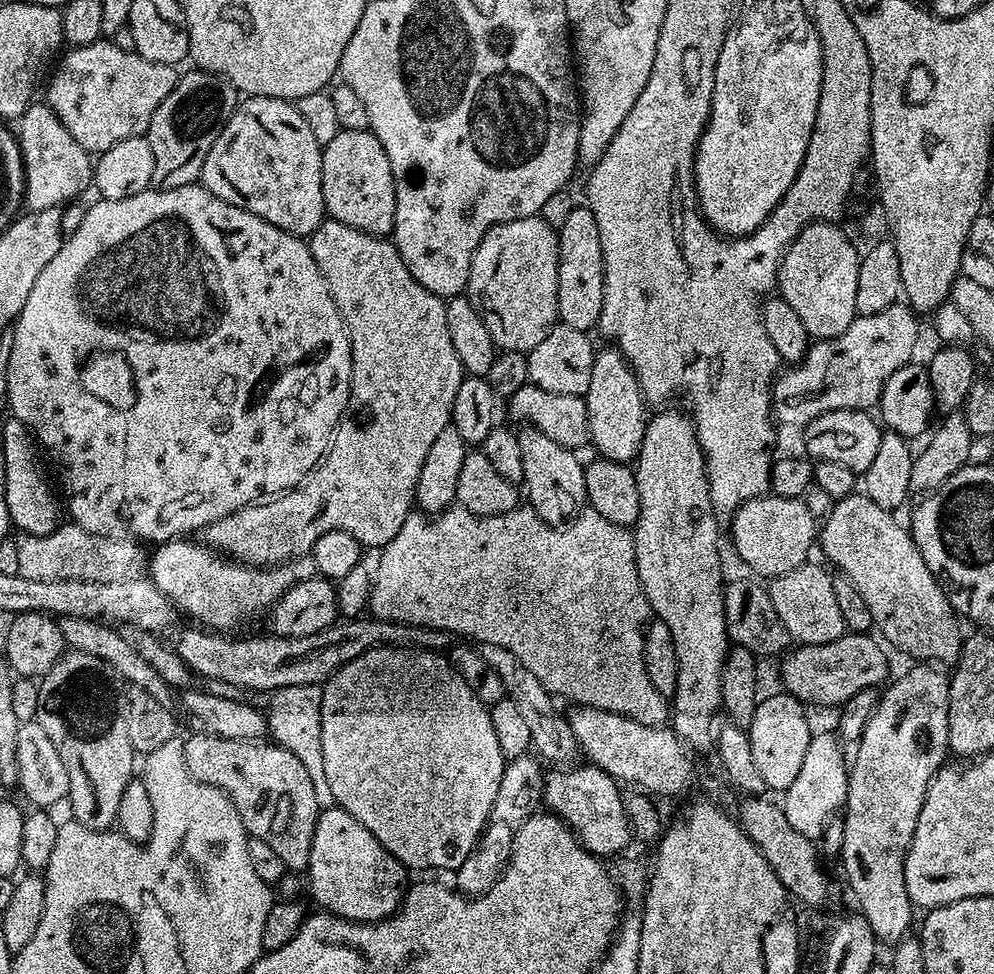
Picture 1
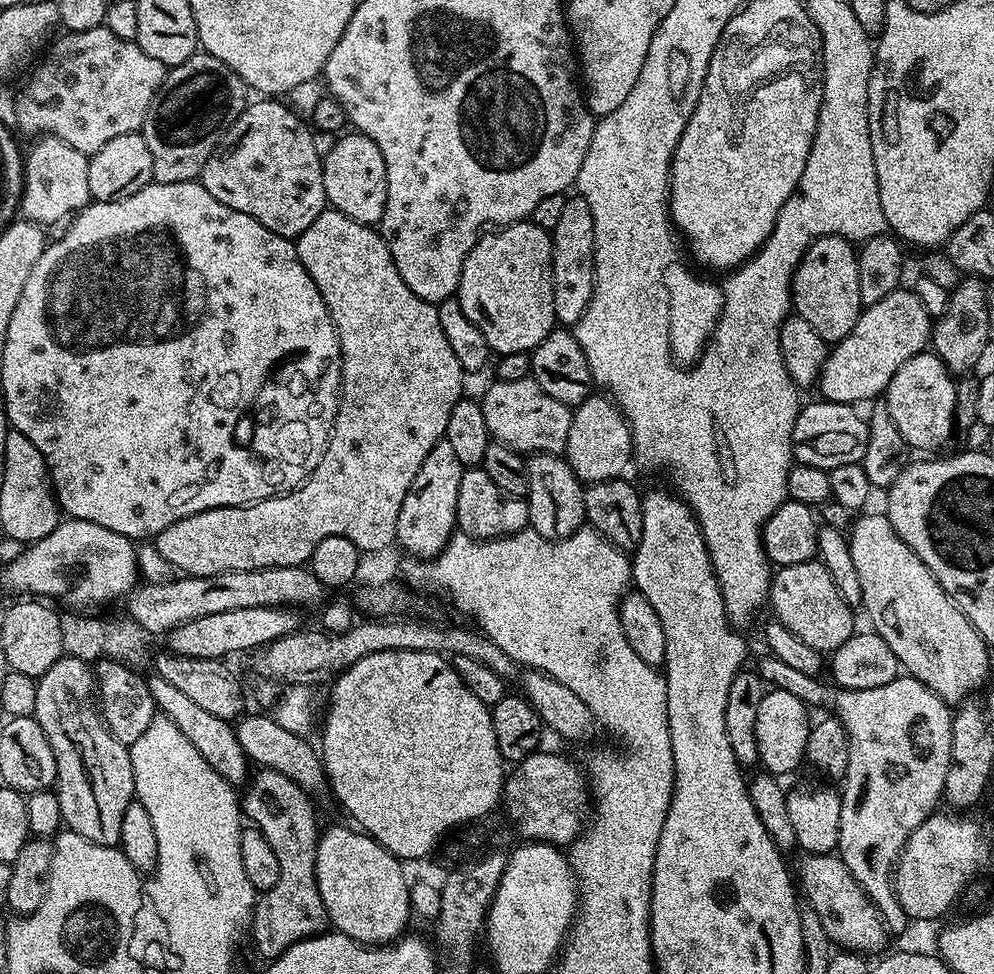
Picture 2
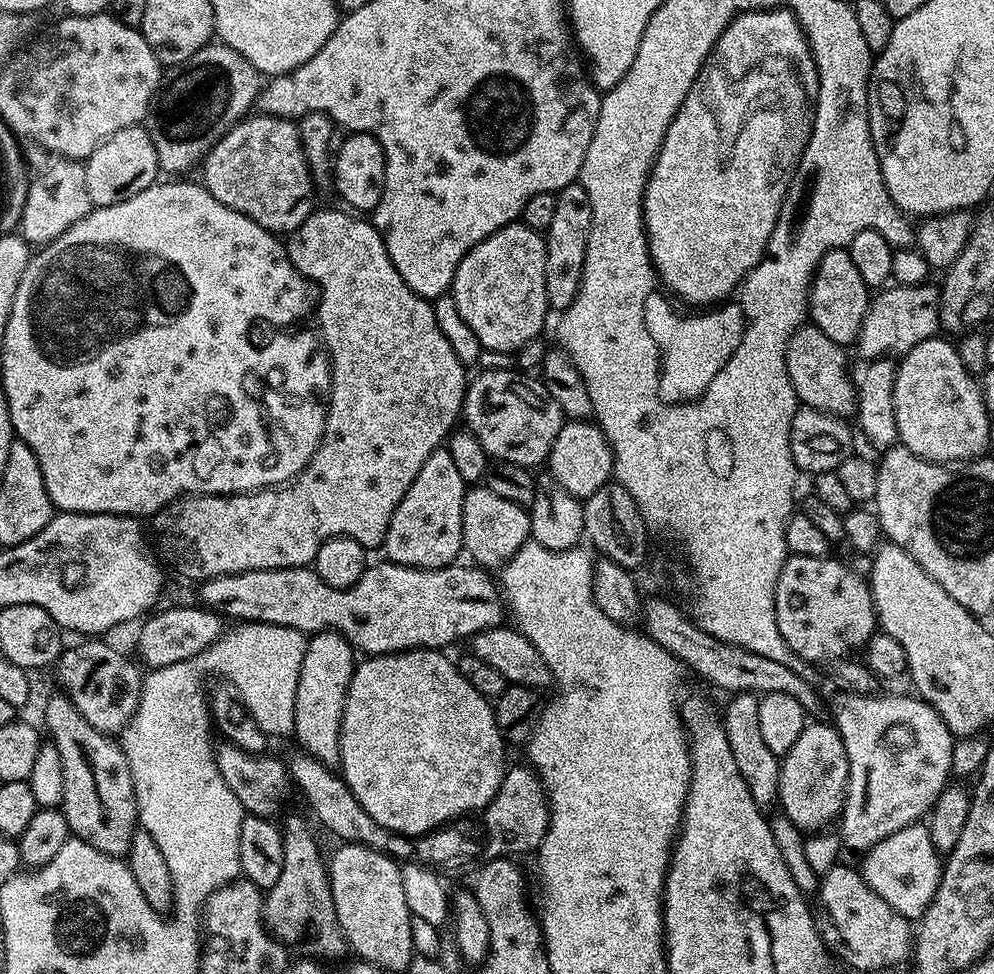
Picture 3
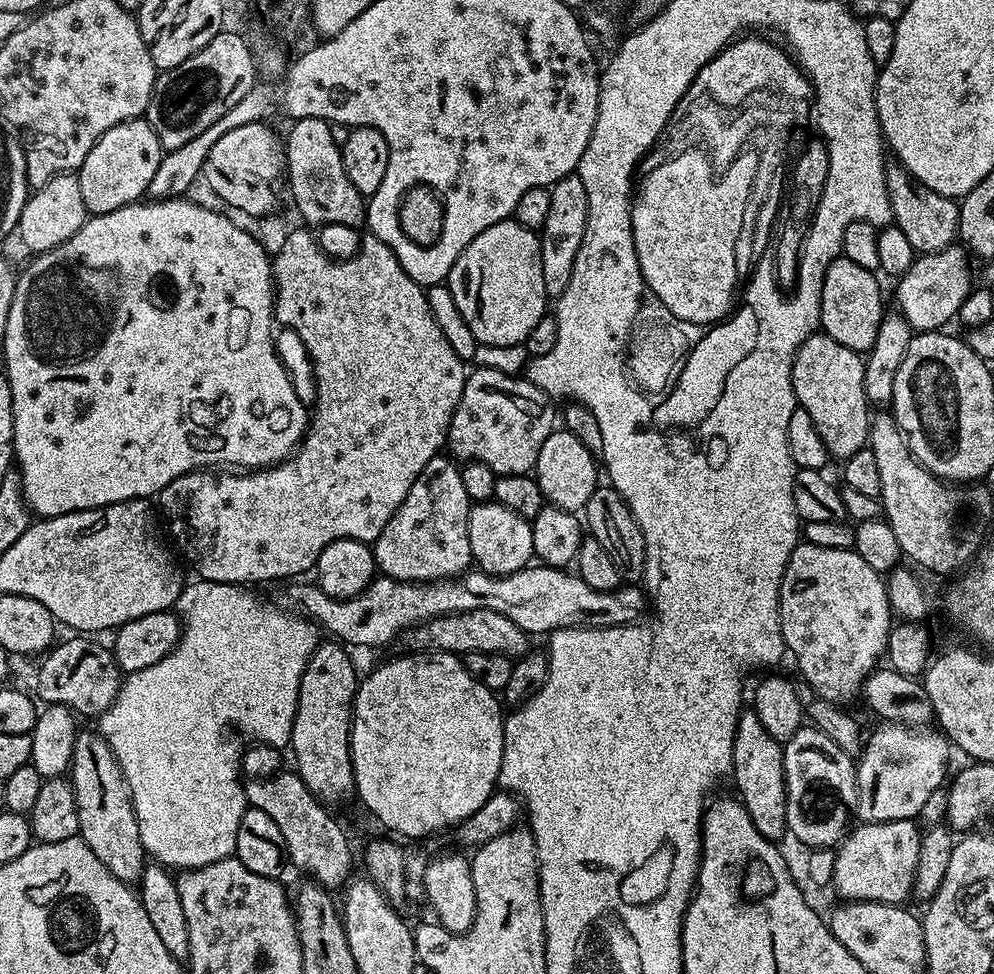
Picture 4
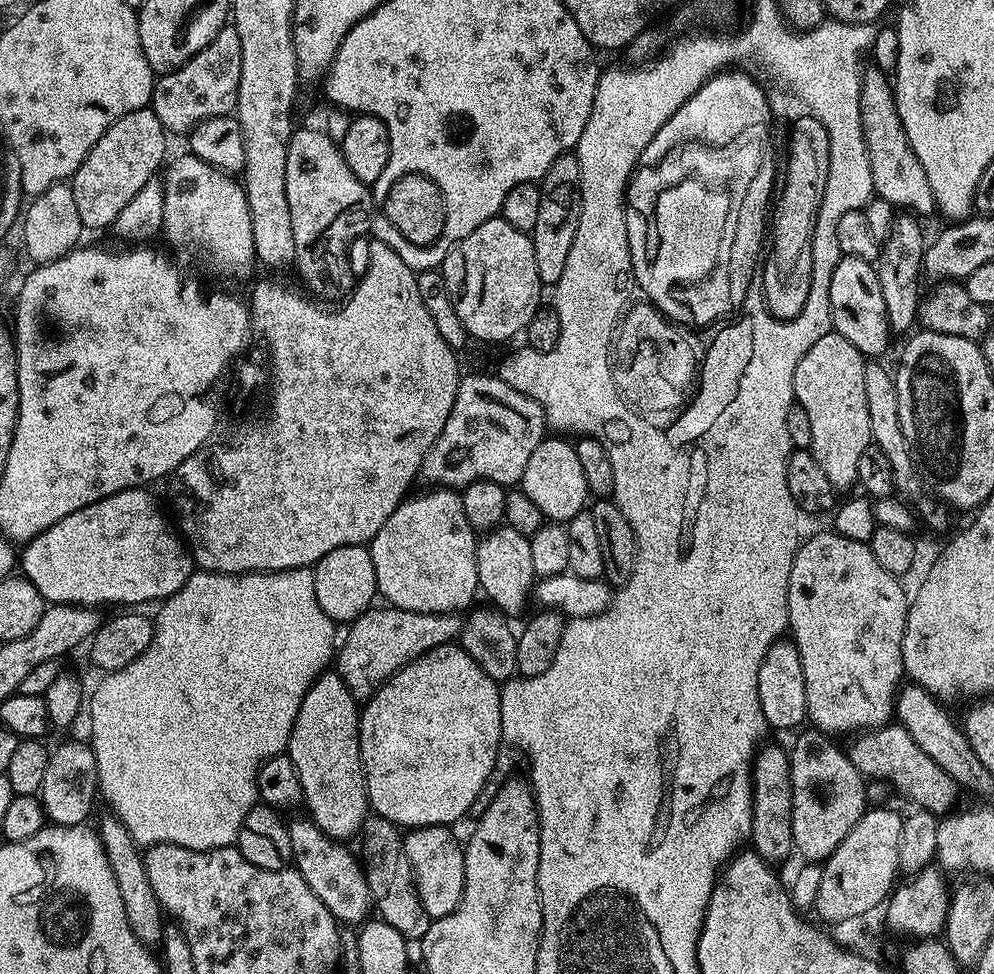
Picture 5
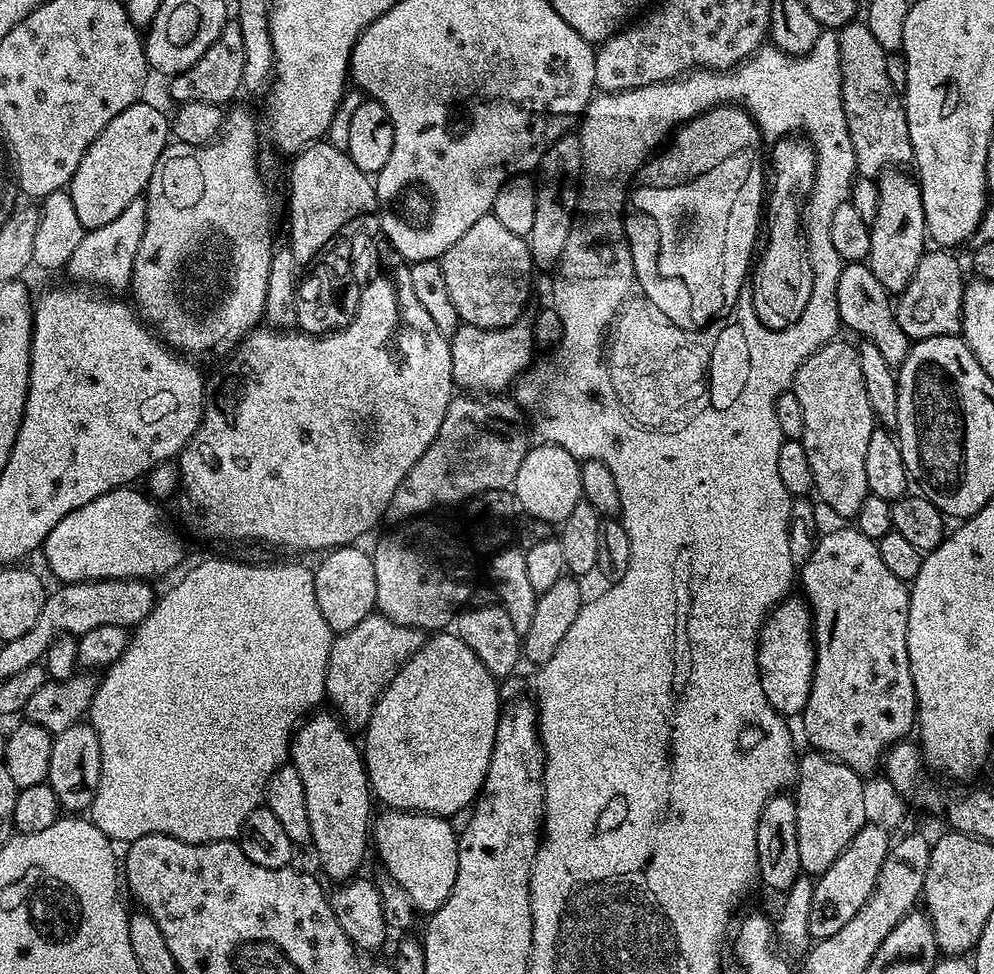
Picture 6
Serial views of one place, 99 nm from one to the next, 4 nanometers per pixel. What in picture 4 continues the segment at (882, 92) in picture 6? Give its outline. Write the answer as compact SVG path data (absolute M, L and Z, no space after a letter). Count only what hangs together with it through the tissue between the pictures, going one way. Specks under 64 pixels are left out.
M892 162L885 167L886 190L890 194L892 219L906 234L910 246L918 254L940 252L957 243L960 227L958 226L959 203L951 196L943 196L919 184L899 162Z

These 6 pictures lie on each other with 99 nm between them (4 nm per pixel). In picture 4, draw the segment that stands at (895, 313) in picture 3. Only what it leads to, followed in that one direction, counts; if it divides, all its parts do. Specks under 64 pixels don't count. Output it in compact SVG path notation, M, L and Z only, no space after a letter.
M960 246L944 248L940 252L926 252L917 255L910 270L906 270L906 274L895 281L895 307L917 333L943 329L948 326L944 324L959 317L962 302L974 287L968 260L970 261L969 253Z

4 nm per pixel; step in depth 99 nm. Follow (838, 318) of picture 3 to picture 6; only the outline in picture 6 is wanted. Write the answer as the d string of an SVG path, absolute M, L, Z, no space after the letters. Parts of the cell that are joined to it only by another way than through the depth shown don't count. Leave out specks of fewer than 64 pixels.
M845 263L838 278L838 314L841 325L845 329L857 332L860 340L874 342L874 346L878 346L878 350L886 357L888 364L899 366L908 357L910 341L902 326L898 326L893 297L882 286L882 282L874 278L867 263Z

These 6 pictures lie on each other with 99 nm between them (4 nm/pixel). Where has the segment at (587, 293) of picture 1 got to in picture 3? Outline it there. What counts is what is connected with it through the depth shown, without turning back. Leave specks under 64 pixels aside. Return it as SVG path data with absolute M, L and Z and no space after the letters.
M578 182L566 186L556 193L558 207L554 210L554 219L550 221L544 245L546 246L546 298L548 307L553 313L559 314L566 311L574 301L582 282L582 270L586 262L586 242L590 238L592 229L592 211L590 210L590 194Z

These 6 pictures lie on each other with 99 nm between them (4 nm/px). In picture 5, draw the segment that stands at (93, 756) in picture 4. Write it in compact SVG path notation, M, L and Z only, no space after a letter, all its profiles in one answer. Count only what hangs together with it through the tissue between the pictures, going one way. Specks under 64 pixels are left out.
M105 814L101 818L98 835L110 862L110 870L114 870L114 882L118 882L118 894L122 894L122 906L126 906L126 922L130 922L130 930L134 930L141 944L159 945L164 937L166 916L154 894L154 886L150 886L150 874L146 874L144 865L144 852L134 842L130 830L126 830L126 826L122 826L120 819L114 815Z

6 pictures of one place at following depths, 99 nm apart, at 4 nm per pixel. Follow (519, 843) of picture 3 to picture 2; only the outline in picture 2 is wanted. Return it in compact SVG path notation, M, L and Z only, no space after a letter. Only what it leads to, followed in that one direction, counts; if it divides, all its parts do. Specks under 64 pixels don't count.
M537 750L535 752L532 752L530 755L528 755L526 757L526 759L522 760L522 761L519 761L513 768L515 768L514 772L512 773L512 771L505 777L505 781L504 781L504 790L503 790L503 793L502 793L502 808L505 808L507 814L508 814L508 818L509 820L514 824L517 832L522 836L520 837L521 839L524 839L525 841L528 841L528 842L541 842L541 843L555 843L557 845L560 845L560 846L568 846L568 845L571 845L571 843L576 839L576 837L579 836L581 830L583 829L583 826L584 826L584 821L585 821L585 818L586 818L586 808L585 808L585 812L584 812L584 806L586 804L586 802L588 803L588 782L587 782L587 779L586 779L586 776L585 776L585 773L584 773L584 776L583 774L580 772L579 768L570 760L558 755L558 754L552 754L550 752L544 752L545 750Z

